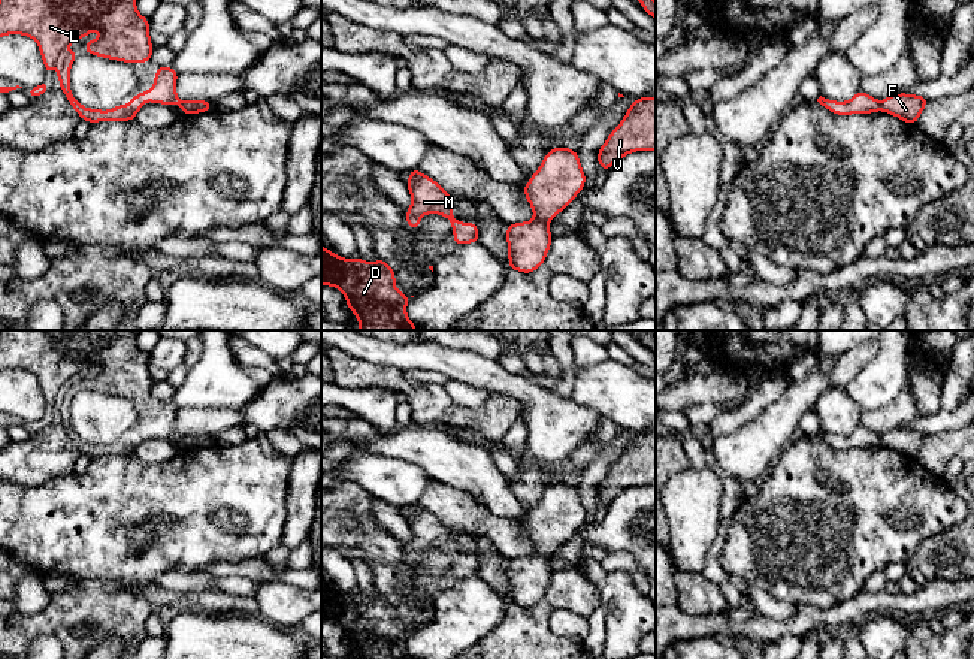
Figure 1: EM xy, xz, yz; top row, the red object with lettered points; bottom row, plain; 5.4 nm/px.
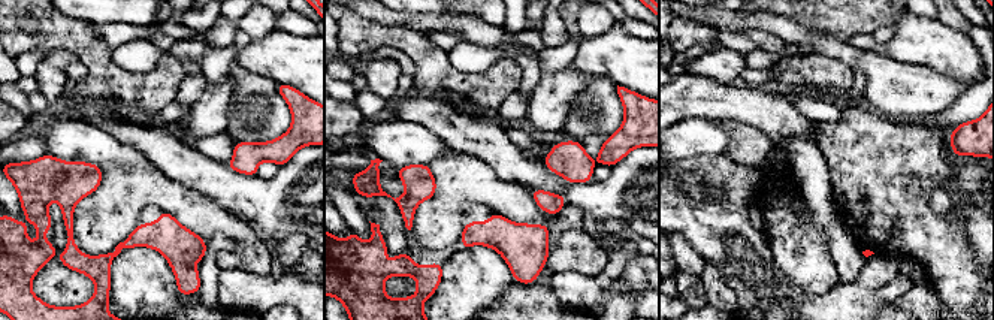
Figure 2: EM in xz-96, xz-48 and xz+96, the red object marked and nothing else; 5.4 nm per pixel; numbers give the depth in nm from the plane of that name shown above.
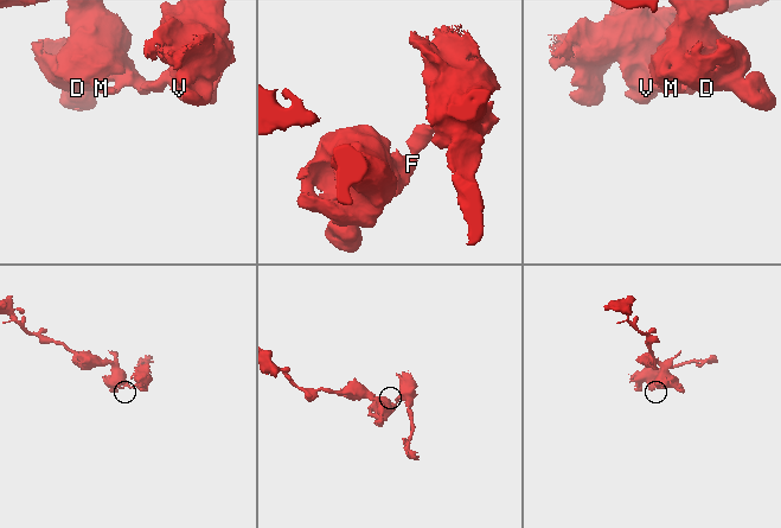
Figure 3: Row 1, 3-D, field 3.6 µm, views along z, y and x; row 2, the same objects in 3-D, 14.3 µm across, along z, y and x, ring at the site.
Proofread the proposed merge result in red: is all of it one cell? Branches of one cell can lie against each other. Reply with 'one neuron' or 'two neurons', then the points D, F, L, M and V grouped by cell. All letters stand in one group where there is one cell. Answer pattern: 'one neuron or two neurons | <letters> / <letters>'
two neurons | D F L M / V

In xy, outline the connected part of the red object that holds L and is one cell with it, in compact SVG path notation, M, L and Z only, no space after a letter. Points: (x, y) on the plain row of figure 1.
M0 330L0 372L22 369L34 374L45 397L45 409L52 406L69 380L85 372L90 365L99 365L100 372L87 377L87 389L128 399L152 393L149 354L137 347L134 330Z

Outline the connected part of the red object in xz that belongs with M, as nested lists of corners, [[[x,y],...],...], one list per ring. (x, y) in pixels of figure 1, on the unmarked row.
[[[414,504],[408,510],[408,526],[412,532],[412,539],[406,542],[406,560],[409,563],[420,562],[420,553],[424,548],[441,548],[448,553],[457,580],[478,577],[478,557],[459,557],[453,551],[453,529],[445,527],[441,520],[432,513]]]

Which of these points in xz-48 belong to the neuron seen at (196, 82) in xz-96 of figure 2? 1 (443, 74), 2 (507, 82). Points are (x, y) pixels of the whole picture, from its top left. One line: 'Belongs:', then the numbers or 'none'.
Belongs: none

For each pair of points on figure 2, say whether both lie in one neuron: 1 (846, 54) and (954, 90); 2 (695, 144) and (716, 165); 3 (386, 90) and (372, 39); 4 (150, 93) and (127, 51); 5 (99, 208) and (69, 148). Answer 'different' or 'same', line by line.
1: same
2: different
3: different
4: different
5: different

